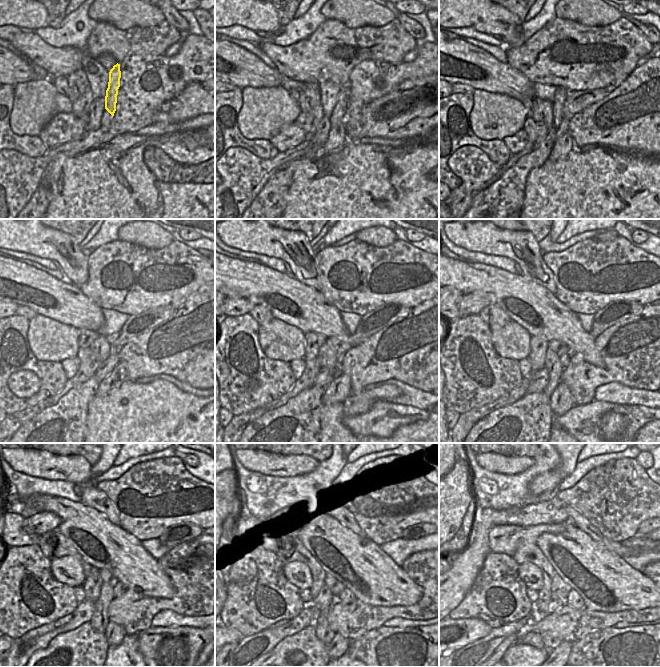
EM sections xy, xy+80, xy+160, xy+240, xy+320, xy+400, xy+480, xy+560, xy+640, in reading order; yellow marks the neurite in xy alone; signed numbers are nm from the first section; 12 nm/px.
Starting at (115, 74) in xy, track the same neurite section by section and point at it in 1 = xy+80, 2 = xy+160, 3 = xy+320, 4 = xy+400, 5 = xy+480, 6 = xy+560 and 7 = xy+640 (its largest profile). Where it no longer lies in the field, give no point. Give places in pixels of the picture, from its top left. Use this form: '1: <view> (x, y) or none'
1: xy+80 (337, 117)
2: xy+160 (564, 127)
3: xy+320 (324, 376)
4: xy+400 (538, 380)
5: xy+480 (84, 611)
6: xy+560 (261, 643)
7: xy+640 (485, 646)

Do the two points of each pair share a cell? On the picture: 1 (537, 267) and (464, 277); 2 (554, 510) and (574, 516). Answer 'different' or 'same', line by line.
1: different
2: different

